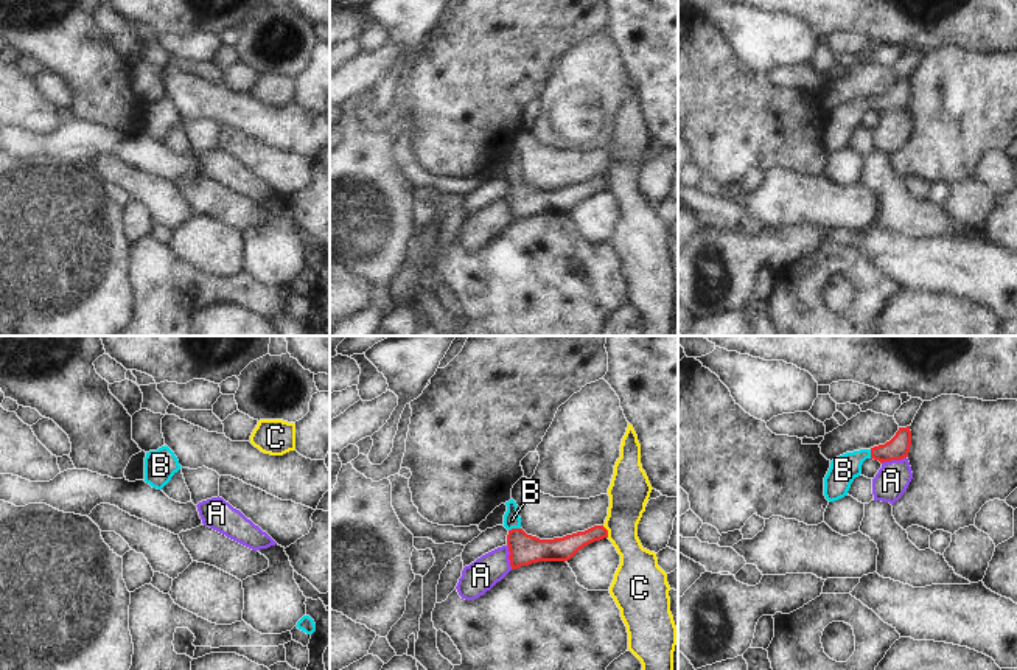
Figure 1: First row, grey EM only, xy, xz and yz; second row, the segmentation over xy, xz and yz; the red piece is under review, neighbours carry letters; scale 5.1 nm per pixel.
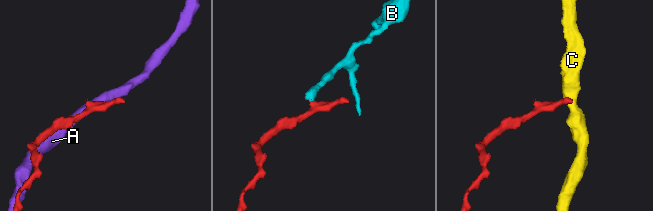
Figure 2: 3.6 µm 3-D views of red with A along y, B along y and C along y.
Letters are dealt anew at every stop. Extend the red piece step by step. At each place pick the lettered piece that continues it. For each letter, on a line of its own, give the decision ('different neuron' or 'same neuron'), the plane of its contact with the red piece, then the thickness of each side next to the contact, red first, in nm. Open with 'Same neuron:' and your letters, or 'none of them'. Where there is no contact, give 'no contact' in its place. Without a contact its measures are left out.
Same neuron: B
A: different neuron; meets red in yz; 120 nm thick on the red side, 170 nm on the other
B: same neuron; meets red in xz; 160 nm thick on the red side, 90 nm on the other
C: different neuron; meets red in xz; 130 nm thick on the red side, 200 nm on the other

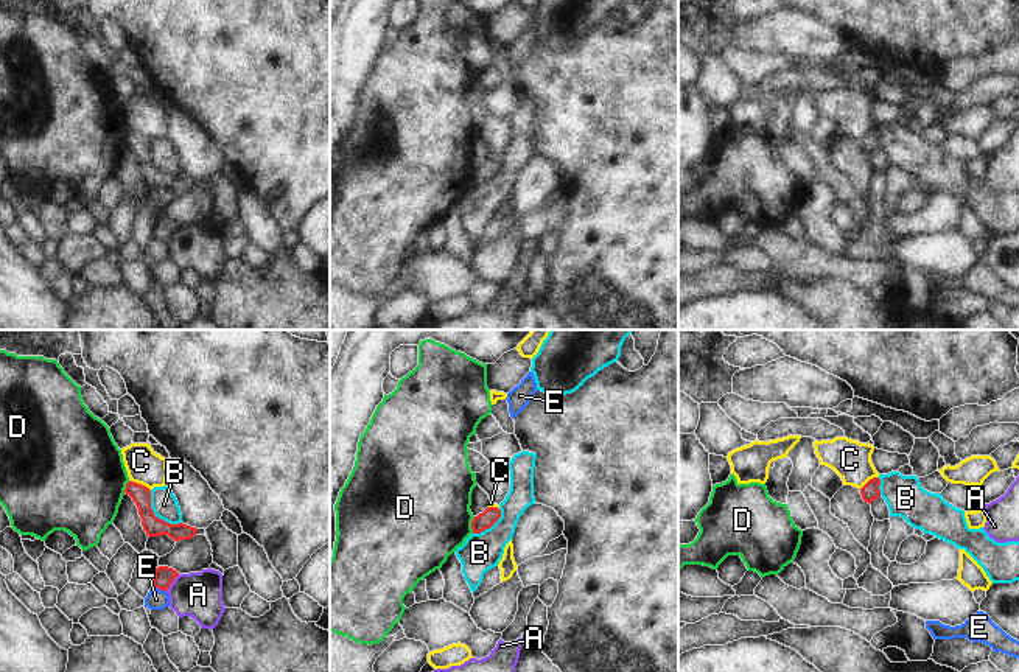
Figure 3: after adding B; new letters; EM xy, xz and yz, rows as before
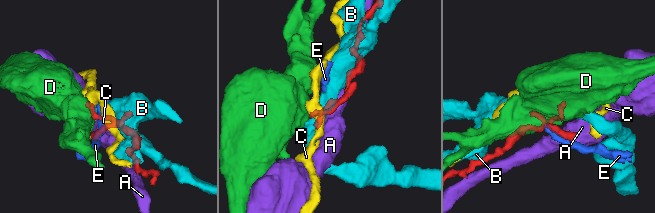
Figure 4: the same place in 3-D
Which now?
Same neuron: none of them
A: different neuron; meets red in xy; 110 nm thick on the red side, 240 nm on the other
B: different neuron; meets red in xy; 100 nm thick on the red side, 140 nm on the other
C: different neuron; meets red in xy; 100 nm thick on the red side, 180 nm on the other
D: different neuron; meets red in xz; 90 nm thick on the red side, 460 nm on the other
E: different neuron; meets red in xy; 110 nm thick on the red side, 110 nm on the other

